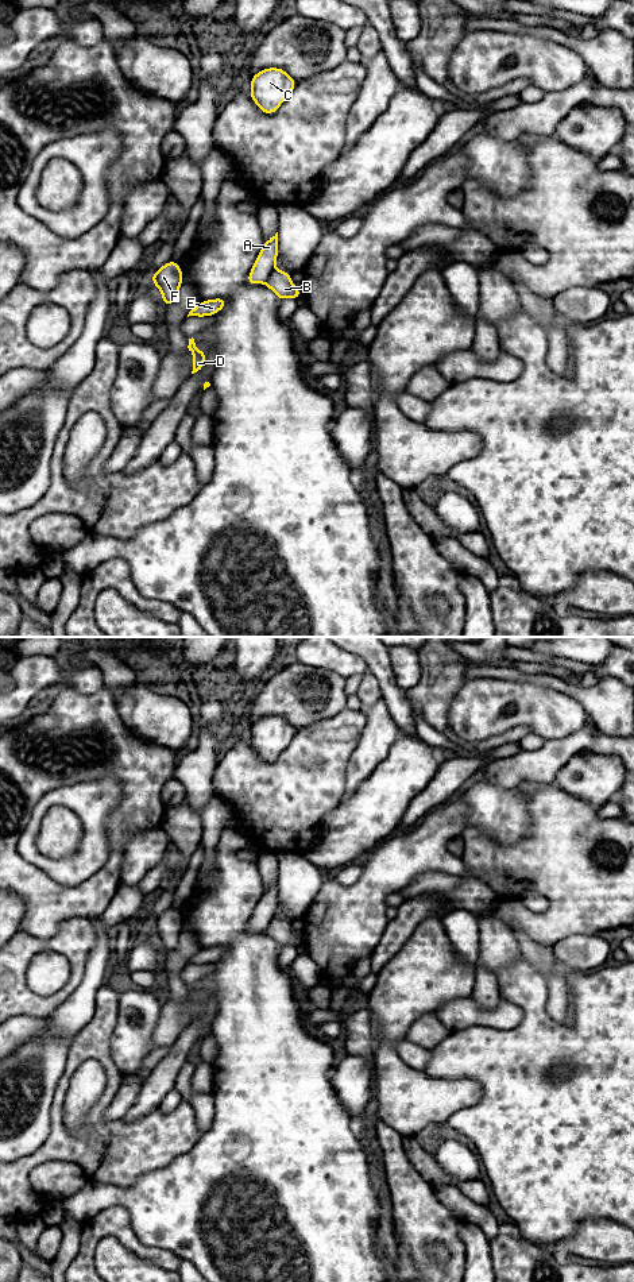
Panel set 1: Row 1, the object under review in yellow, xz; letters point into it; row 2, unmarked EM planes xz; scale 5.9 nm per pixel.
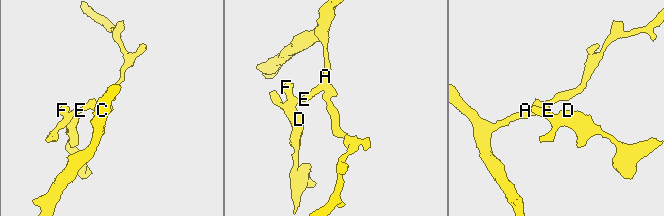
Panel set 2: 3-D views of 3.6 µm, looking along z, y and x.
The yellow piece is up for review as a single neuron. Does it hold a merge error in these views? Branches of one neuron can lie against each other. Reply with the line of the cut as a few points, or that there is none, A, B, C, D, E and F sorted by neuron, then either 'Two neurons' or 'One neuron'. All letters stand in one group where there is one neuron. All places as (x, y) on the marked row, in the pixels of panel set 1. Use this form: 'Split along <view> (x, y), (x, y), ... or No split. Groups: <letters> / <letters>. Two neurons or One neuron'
Split along xz (274, 267), (265, 282). Groups: A C D E F / B. Two neurons

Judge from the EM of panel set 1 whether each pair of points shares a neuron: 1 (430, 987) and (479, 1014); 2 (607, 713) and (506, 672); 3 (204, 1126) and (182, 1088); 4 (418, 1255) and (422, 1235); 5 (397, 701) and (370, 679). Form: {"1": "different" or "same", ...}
{"1": "different", "2": "same", "3": "same", "4": "same", "5": "different"}

